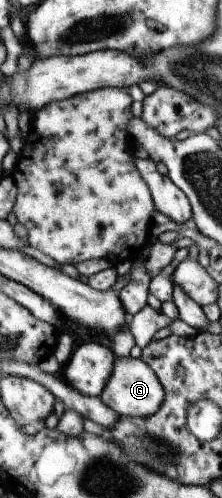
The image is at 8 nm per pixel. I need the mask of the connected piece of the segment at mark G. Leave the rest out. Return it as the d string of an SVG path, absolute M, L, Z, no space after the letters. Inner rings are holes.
M117 356L114 362L114 372L100 397L120 416L150 417L160 411L166 399L166 389L159 380L158 373L141 356L137 358Z

